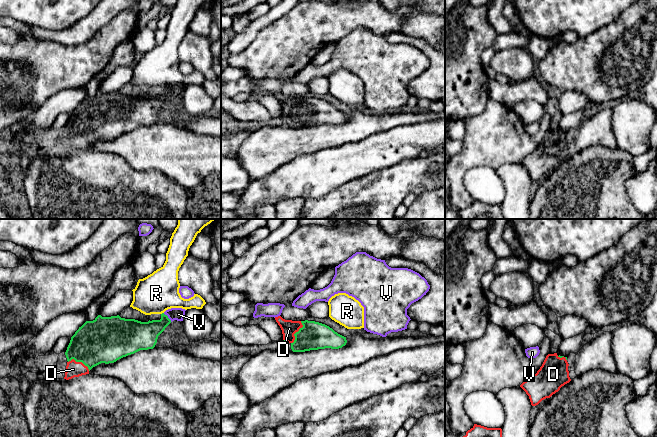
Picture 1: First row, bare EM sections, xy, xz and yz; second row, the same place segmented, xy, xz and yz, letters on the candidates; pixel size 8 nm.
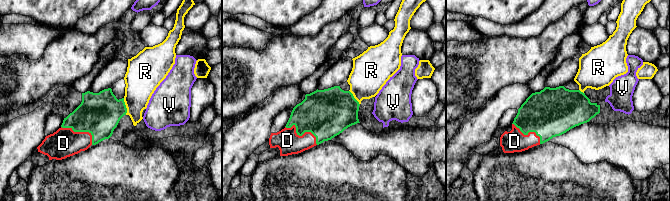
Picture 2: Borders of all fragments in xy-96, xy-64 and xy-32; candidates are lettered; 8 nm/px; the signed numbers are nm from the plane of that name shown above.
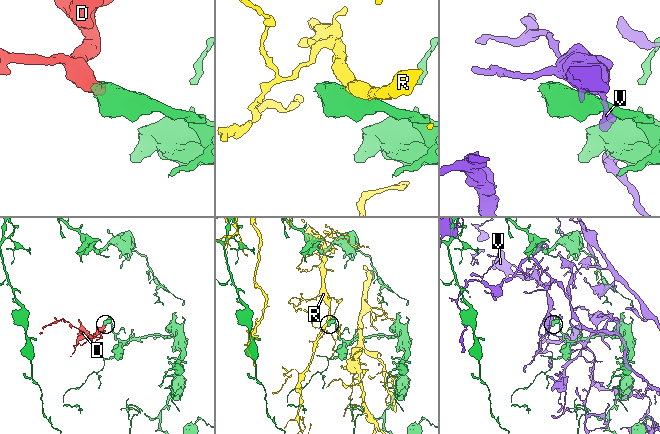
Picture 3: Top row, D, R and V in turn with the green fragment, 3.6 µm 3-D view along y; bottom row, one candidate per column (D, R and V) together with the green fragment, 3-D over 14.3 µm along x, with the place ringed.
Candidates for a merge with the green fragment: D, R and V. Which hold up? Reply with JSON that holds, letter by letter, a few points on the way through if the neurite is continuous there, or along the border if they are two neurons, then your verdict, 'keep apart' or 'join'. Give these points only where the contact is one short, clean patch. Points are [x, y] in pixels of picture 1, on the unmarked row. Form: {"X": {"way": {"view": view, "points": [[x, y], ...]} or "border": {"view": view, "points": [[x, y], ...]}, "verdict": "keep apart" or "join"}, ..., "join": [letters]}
{"D": {"way": {"view": "xz", "points": [[313, 111], [302, 111], [296, 108], [289, 104]]}, "verdict": "join"}, "R": {"verdict": "keep apart"}, "V": {"verdict": "keep apart"}, "join": ["D"]}

